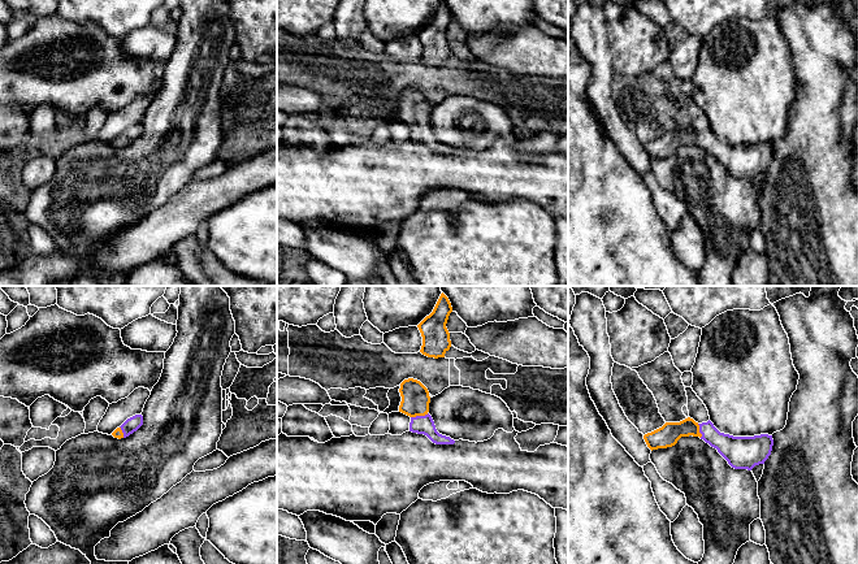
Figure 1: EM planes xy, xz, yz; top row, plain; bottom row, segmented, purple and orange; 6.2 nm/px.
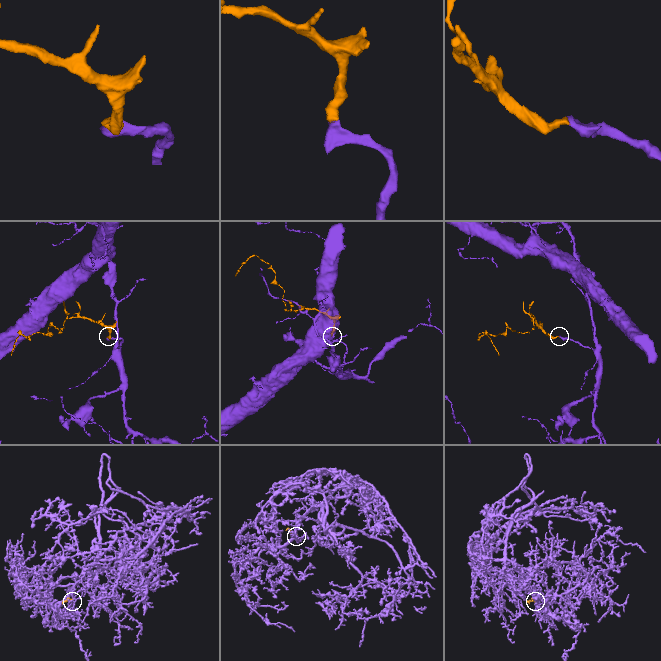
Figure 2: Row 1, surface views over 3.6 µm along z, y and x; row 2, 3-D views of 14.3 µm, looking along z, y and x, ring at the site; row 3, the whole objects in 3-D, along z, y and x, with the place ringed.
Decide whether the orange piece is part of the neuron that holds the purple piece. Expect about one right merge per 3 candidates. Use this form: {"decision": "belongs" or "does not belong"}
{"decision": "belongs"}

